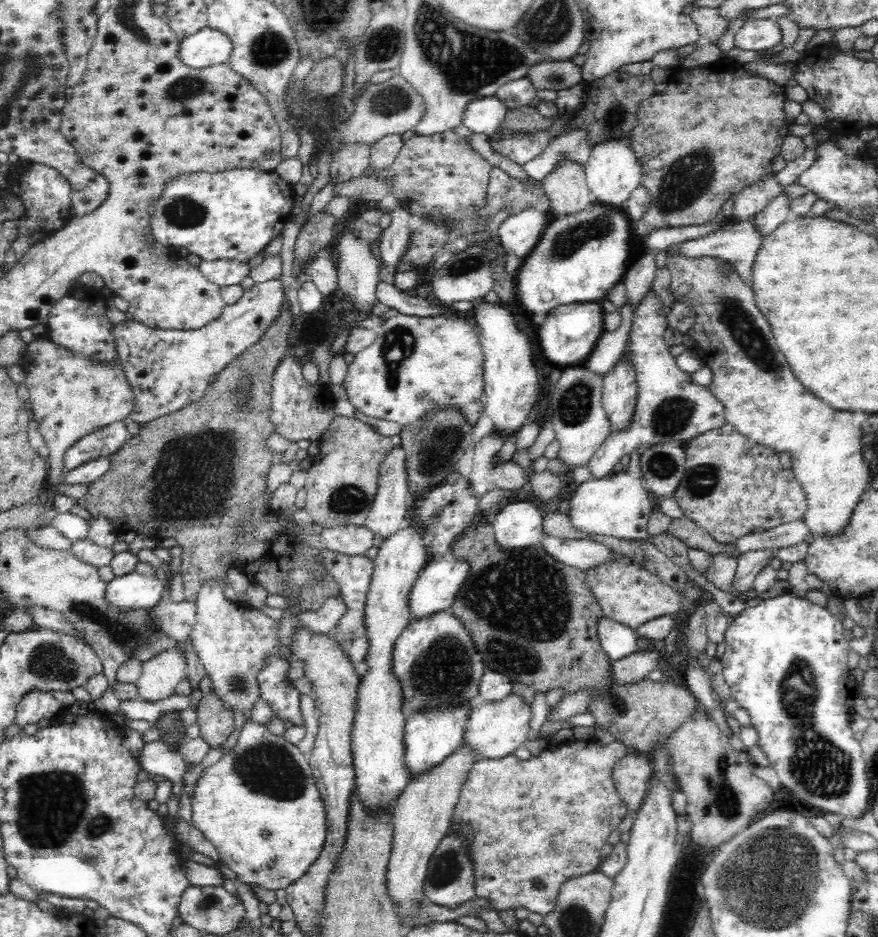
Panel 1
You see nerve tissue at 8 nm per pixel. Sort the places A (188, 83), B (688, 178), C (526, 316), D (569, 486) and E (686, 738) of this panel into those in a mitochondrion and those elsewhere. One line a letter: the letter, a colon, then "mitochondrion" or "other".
A: mitochondrion
B: mitochondrion
C: other
D: other
E: other

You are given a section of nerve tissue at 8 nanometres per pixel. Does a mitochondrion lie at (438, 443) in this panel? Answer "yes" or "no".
yes

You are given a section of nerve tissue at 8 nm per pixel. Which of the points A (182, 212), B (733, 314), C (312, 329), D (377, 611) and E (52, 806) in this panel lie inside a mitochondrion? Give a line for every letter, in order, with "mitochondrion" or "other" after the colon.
A: mitochondrion
B: mitochondrion
C: other
D: other
E: mitochondrion

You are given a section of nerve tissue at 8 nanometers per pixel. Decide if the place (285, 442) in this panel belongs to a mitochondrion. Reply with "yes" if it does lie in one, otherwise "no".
no

